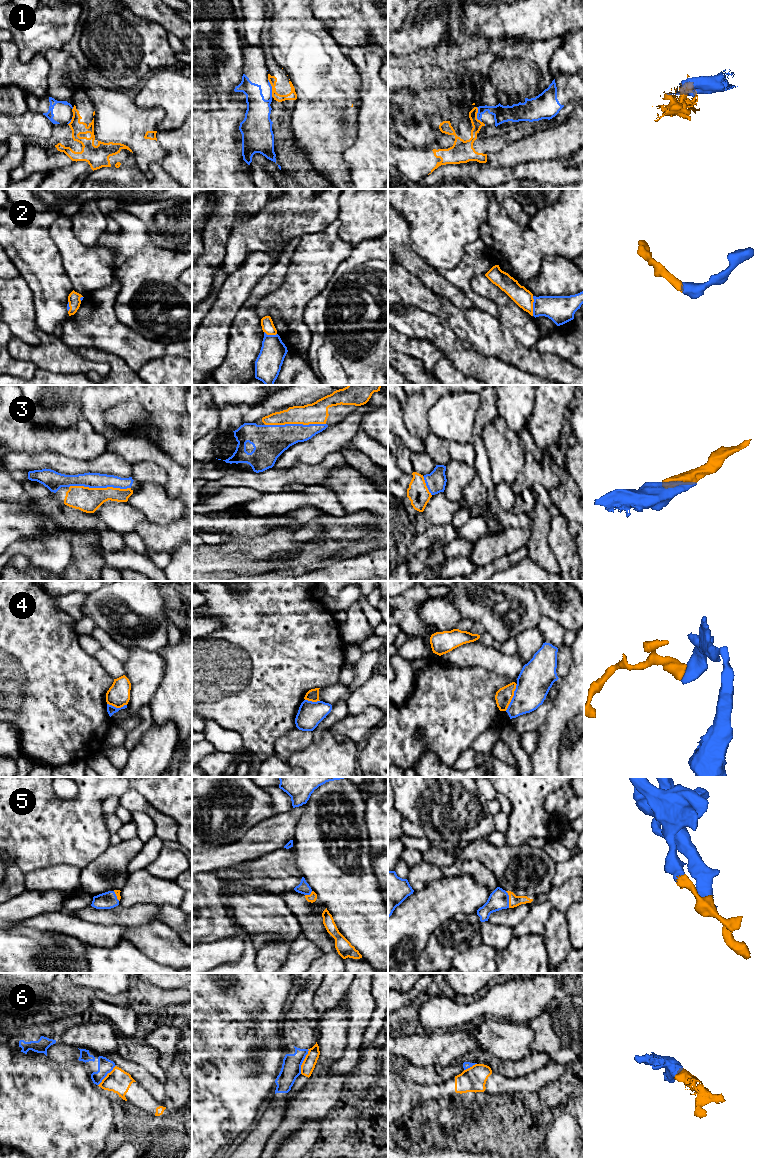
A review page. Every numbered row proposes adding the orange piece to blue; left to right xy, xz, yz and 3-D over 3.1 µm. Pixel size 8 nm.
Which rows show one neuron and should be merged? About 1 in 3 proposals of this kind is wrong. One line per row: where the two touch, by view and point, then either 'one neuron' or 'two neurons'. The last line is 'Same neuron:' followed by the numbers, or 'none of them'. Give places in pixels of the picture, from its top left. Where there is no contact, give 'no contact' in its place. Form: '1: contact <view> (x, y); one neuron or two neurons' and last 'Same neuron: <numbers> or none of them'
1: contact xz (271, 88); two neurons
2: contact yz (533, 306); one neuron
3: contact xy (100, 487); one neuron
4: contact yz (513, 697); two neurons
5: contact yz (508, 899); one neuron
6: contact xz (303, 1060); two neurons
Same neuron: 2, 3, 5

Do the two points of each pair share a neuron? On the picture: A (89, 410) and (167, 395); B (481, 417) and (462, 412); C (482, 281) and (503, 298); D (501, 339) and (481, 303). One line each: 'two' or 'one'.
A: one
B: two
C: one
D: two

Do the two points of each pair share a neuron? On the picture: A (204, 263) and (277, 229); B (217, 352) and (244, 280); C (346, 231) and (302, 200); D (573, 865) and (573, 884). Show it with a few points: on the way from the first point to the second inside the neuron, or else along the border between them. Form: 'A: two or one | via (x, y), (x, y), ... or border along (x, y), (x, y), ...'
A: two | border along (232, 230), (226, 247), (225, 257), (221, 264)
B: one | via (216, 334), (216, 324), (227, 307), (230, 298)
C: two | border along (338, 199), (336, 217)
D: two | border along (573, 877), (553, 887)

